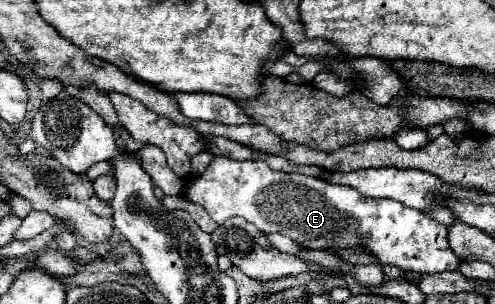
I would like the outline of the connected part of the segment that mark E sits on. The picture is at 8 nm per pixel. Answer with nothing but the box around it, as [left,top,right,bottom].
[182,157,460,275]

